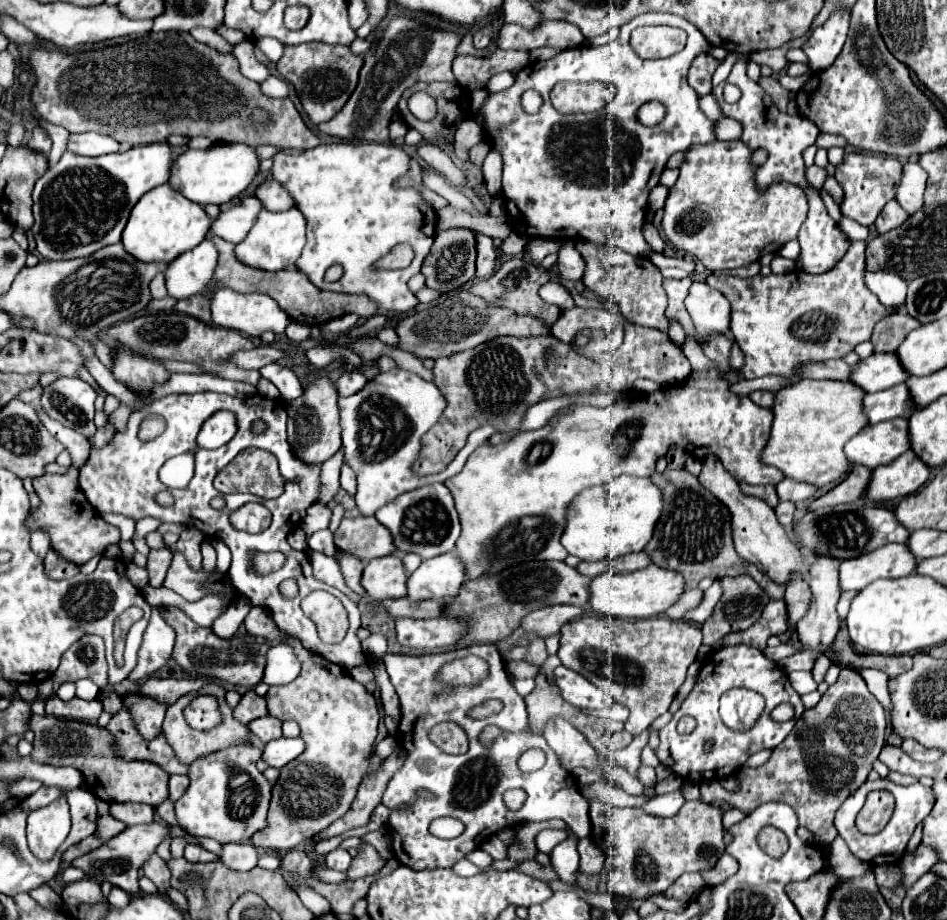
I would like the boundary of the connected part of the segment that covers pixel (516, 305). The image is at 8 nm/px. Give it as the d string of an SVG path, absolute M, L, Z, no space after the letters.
M512 259L508 263L502 263L500 269L486 281L476 281L474 287L470 287L470 293L480 295L482 299L488 299L490 303L496 305L504 305L510 307L512 311L516 311L518 315L534 315L544 319L548 325L552 325L558 317L560 317L560 309L556 305L548 305L540 299L538 289L546 283L544 273L540 273L532 263L524 263L522 259Z

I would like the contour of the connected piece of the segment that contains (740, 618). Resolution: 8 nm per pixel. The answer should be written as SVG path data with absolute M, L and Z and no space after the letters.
M740 575L740 577L724 577L720 579L724 595L722 601L716 605L714 615L702 625L702 633L704 633L704 645L712 647L718 643L718 639L722 639L724 635L738 631L738 629L748 629L756 623L756 619L760 619L762 609L766 607L766 603L770 601L770 597L760 589L760 585L748 577L748 575Z

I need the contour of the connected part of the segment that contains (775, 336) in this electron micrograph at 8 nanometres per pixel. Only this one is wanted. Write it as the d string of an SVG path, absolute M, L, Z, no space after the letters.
M854 241L848 253L838 261L838 265L822 275L812 275L806 271L790 271L784 275L756 275L752 279L740 279L734 275L710 275L706 283L712 289L718 289L732 305L730 331L738 341L740 349L746 355L746 363L740 369L746 379L756 379L764 375L778 375L792 379L806 363L818 363L828 359L846 357L854 347L872 337L874 325L886 315L894 313L898 307L884 307L874 293L870 293L864 284L866 243Z

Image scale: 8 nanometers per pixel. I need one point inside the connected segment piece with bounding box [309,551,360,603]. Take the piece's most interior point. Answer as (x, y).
(326, 569)

